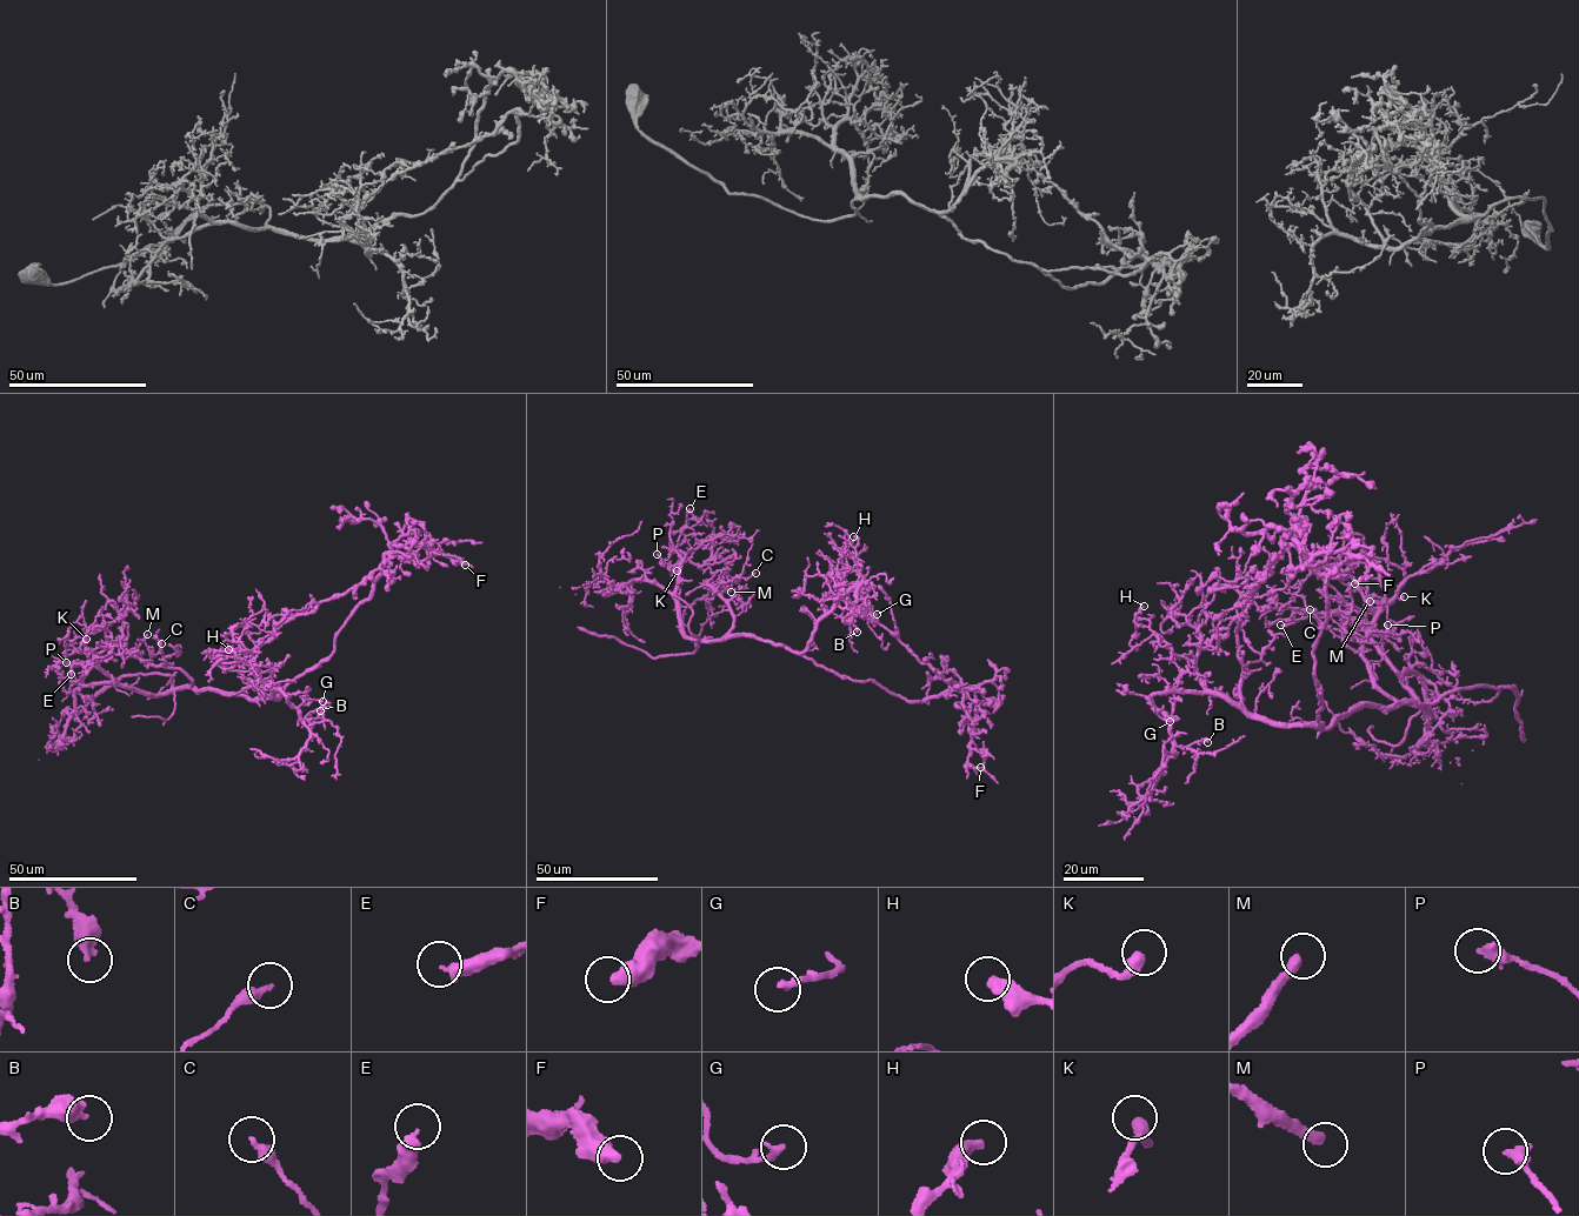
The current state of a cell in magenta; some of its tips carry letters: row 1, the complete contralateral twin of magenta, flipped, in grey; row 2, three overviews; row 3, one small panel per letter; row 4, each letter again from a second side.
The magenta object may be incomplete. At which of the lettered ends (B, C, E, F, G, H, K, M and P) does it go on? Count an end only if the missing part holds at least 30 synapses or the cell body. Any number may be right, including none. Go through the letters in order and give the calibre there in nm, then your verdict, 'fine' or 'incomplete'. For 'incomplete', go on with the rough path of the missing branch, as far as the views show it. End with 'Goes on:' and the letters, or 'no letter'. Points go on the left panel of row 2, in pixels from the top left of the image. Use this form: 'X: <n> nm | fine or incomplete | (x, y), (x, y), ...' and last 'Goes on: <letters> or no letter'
B: 440 nm | fine
C: 320 nm | fine
E: 400 nm | fine
F: 440 nm | fine
G: 220 nm | fine
H: 400 nm | fine
K: 400 nm | fine
M: 320 nm | incomplete | (147, 634), (147, 613)
P: 380 nm | fine
Goes on: M

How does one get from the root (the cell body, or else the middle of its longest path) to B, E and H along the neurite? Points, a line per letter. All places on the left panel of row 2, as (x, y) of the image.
B: (251, 699), (278, 695), (277, 697), (271, 696), (272, 688), (284, 693), (301, 720), (320, 710)
E: (251, 699), (184, 687), (150, 694), (126, 687), (92, 663), (79, 660), (74, 661), (71, 674)
H: (251, 699), (278, 696), (271, 696), (273, 689), (255, 673), (257, 666), (240, 660), (228, 649)

